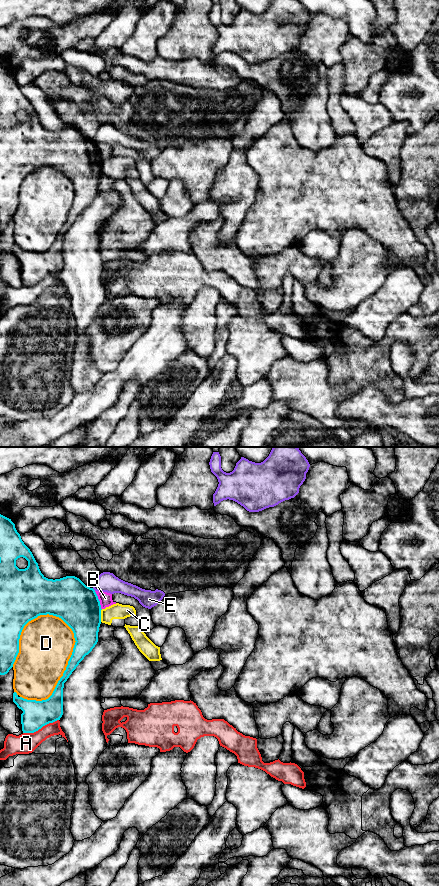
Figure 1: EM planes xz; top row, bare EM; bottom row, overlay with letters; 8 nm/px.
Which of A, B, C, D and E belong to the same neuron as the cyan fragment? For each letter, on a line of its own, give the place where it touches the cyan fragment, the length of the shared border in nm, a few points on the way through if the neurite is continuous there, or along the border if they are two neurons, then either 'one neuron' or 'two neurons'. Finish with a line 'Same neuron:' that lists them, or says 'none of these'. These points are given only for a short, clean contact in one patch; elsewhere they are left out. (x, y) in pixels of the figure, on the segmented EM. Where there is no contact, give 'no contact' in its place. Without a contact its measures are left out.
A: contact xz (40, 728); length 300 nm; two neurons
B: contact xz (98, 600); length 160 nm; two neurons
C: contact xz (100, 615); length 110 nm; border xz (102, 609), (100, 621); two neurons
D: contact xz (64, 671); length 700 nm; two neurons
E: contact xz (93, 589); length 40 nm; border xz (92, 588), (95, 590); two neurons
Same neuron: none of these

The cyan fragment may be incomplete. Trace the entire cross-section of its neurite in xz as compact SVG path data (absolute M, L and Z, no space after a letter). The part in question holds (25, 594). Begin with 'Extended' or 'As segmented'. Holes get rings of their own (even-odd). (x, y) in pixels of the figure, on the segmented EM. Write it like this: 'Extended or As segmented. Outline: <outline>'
As segmented. Outline: M0 514L0 675L13 667L19 653L19 639L24 626L40 615L61 618L73 631L75 645L63 676L52 695L42 701L27 700L13 693L13 702L23 711L21 724L23 733L34 733L43 726L53 723L63 715L63 688L72 672L98 642L101 624L101 605L93 588L86 586L75 576L48 579L40 571L30 549L24 544L11 519ZM20 557L28 561L25 569L16 566Z

